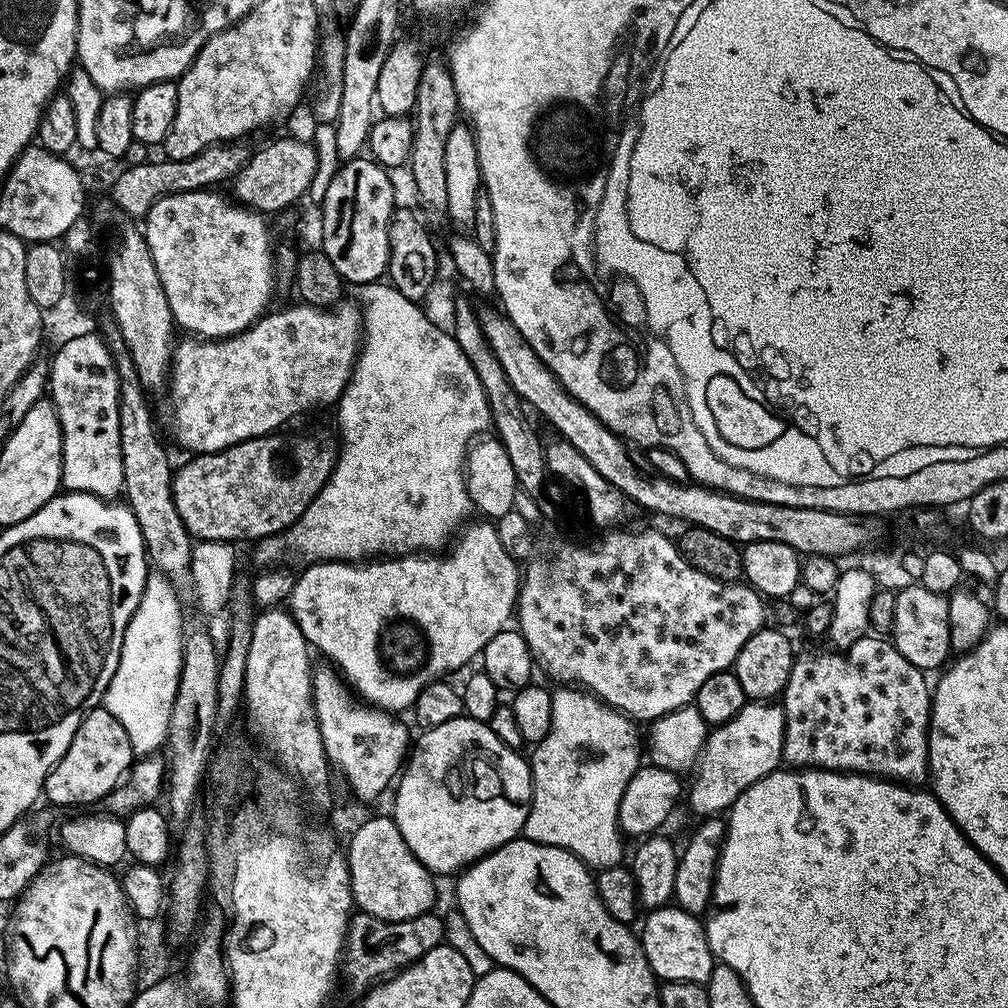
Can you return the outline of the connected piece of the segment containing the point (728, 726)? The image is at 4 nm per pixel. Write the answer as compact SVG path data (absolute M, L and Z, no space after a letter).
M754 700L746 702L738 714L734 714L732 720L724 724L717 724L709 731L705 738L704 747L701 749L699 759L694 765L691 773L692 785L687 785L686 798L688 804L697 812L697 817L712 818L717 814L727 813L739 796L744 793L754 782L769 776L771 772L781 767L784 758L784 731L786 730L786 718L784 717L784 706L780 702L769 702L766 700Z

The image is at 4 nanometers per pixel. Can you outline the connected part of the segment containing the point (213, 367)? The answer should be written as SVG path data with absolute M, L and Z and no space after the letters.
M296 302L293 308L284 308L281 312L269 311L260 317L255 324L250 325L246 331L239 332L237 336L228 336L224 340L215 338L184 338L175 345L172 353L172 366L170 379L166 385L168 396L168 428L172 436L184 448L189 448L189 453L203 454L205 452L220 452L224 448L234 446L243 440L249 440L255 436L267 436L275 433L287 420L316 408L319 404L335 405L339 401L344 388L348 385L348 379L352 377L352 368L356 365L356 358L362 347L362 312L355 303L346 304L340 302L331 308L316 308L314 305Z

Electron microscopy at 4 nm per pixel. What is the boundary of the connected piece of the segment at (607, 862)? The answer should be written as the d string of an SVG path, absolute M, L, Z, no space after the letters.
M560 686L552 692L552 725L550 734L542 738L542 742L535 745L533 756L530 756L530 767L532 770L532 809L528 811L528 817L524 823L523 835L527 839L538 842L539 844L549 844L565 848L567 852L572 852L579 860L583 860L589 869L599 870L619 865L624 859L624 844L622 831L619 824L619 803L622 802L623 791L626 790L627 783L630 782L632 775L642 764L640 759L640 736L636 733L637 725L629 716L624 715L616 708L611 708L604 701L598 699L587 690L581 690L576 686Z

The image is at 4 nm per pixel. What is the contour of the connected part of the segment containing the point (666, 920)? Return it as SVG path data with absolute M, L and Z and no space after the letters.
M675 906L653 908L645 916L648 917L644 920L644 929L639 929L638 939L655 976L661 981L707 985L714 957L706 942L701 917L691 916Z

